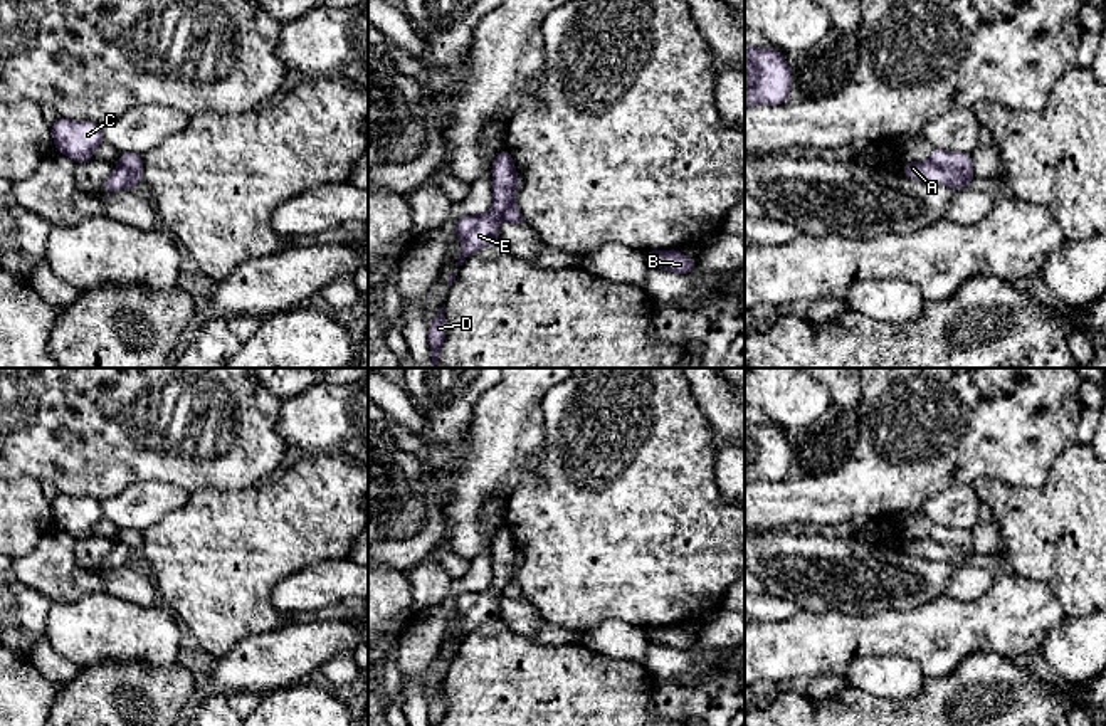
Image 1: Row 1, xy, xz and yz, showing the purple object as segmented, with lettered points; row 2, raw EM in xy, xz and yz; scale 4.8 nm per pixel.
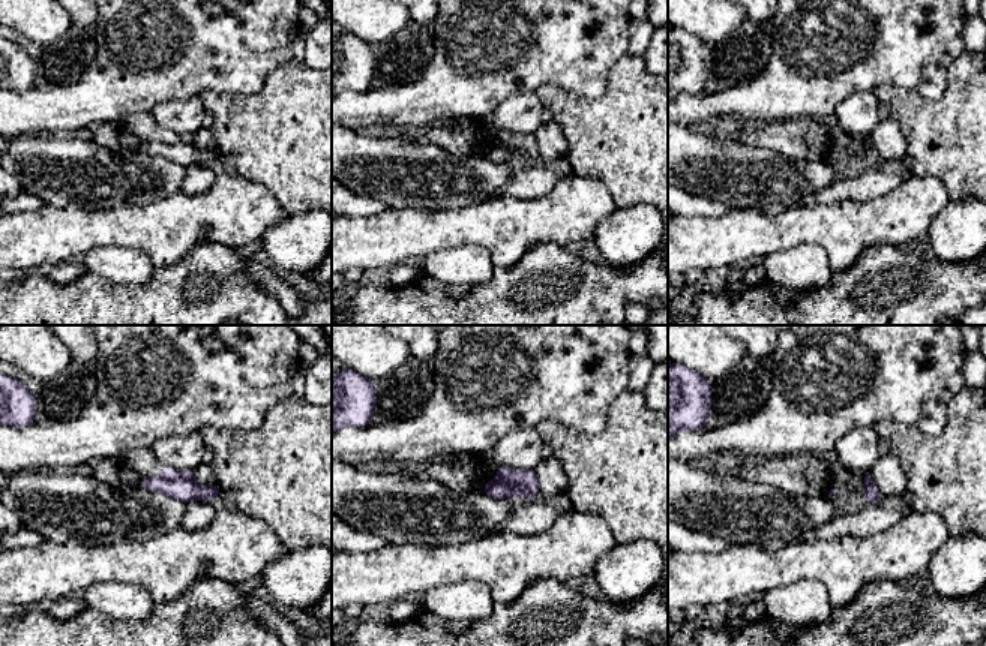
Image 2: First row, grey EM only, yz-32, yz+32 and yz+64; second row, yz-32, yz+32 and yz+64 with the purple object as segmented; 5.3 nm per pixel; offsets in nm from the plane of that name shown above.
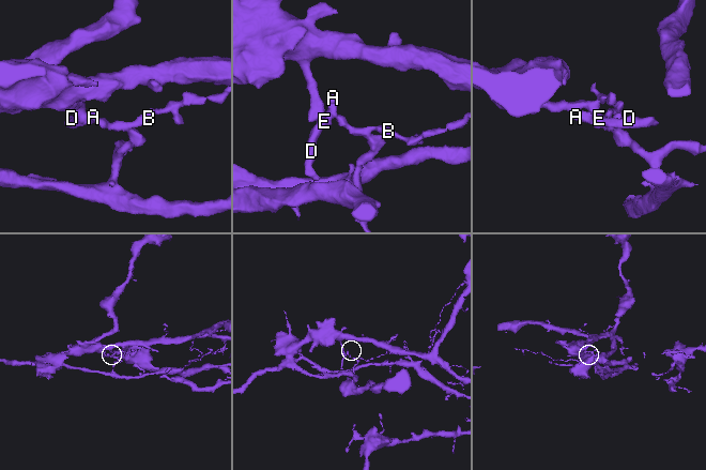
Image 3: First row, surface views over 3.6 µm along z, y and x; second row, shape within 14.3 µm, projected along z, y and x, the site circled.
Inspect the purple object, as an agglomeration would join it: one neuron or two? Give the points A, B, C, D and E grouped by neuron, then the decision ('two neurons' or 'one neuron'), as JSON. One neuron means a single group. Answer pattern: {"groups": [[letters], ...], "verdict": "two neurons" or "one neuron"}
{"groups": [["A", "C", "D", "E"], ["B"]], "verdict": "two neurons"}

